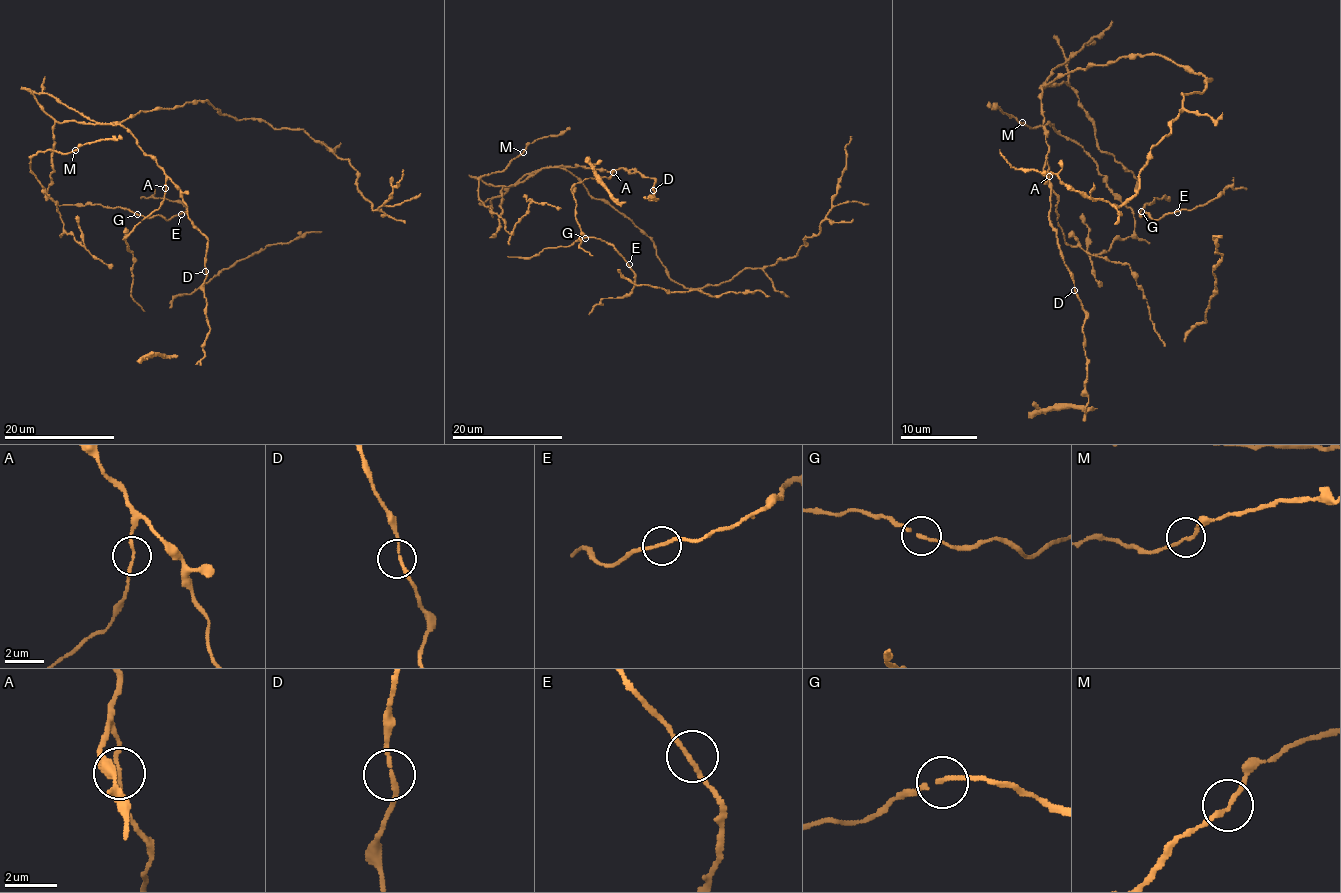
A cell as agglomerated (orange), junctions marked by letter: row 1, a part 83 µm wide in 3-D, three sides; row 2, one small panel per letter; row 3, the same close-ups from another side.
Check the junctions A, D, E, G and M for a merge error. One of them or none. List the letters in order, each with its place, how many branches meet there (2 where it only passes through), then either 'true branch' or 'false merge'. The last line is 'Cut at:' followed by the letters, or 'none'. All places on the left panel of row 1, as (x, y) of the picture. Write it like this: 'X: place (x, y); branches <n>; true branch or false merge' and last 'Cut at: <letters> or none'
A: place (165, 188); branches 2; true branch
D: place (205, 271); branches 2; true branch
E: place (181, 214); branches 2; true branch
G: place (137, 214); branches 2; true branch
M: place (75, 150); branches 2; true branch
Cut at: none

